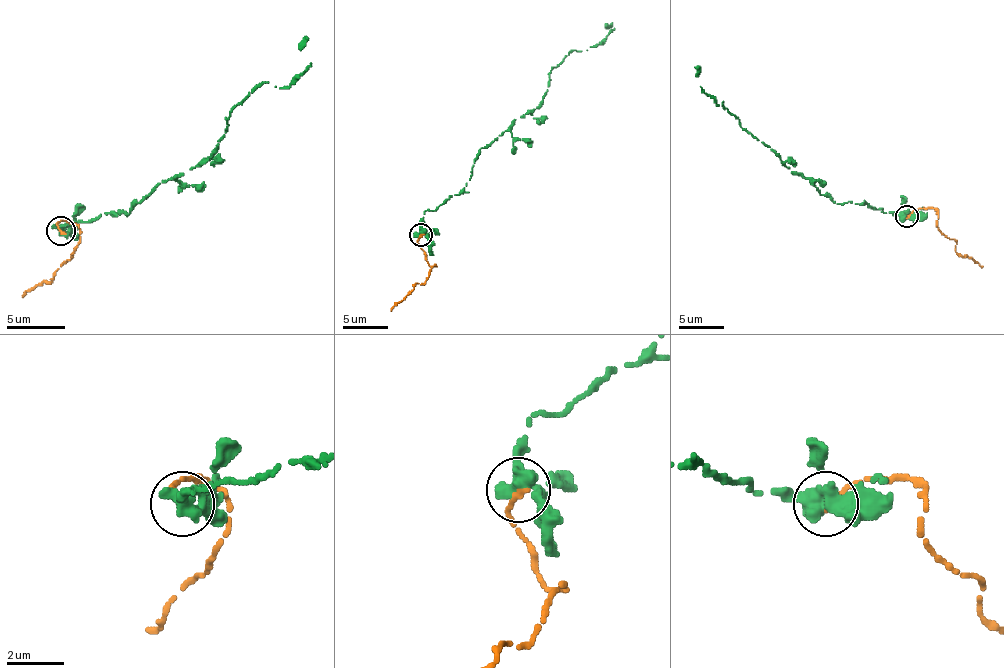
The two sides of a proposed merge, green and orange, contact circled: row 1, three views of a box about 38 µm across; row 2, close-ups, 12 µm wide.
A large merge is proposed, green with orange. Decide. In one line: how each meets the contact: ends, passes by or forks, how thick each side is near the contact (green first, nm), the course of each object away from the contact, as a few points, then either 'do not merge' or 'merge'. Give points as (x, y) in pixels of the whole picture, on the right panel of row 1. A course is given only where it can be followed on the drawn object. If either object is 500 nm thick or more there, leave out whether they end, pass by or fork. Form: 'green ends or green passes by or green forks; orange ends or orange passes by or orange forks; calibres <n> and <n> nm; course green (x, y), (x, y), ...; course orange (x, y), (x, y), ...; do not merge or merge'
green forks; orange ends; calibres 400 and 240 nm; course green (906, 215), (885, 213), (867, 202), (837, 204), (821, 195), (724, 102), (719, 106), (701, 88), (696, 65); course orange (906, 218), (915, 211), (931, 209), (938, 215), (938, 229), (956, 240), (956, 252), (983, 266); merge

